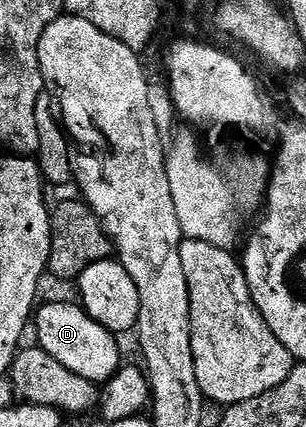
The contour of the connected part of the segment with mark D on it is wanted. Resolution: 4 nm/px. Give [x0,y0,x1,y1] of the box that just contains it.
[34,304,122,385]

